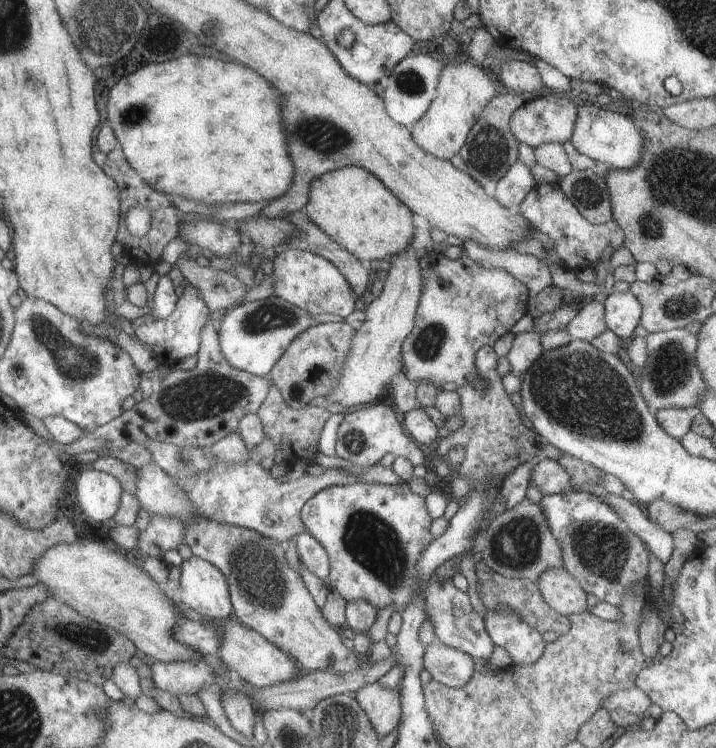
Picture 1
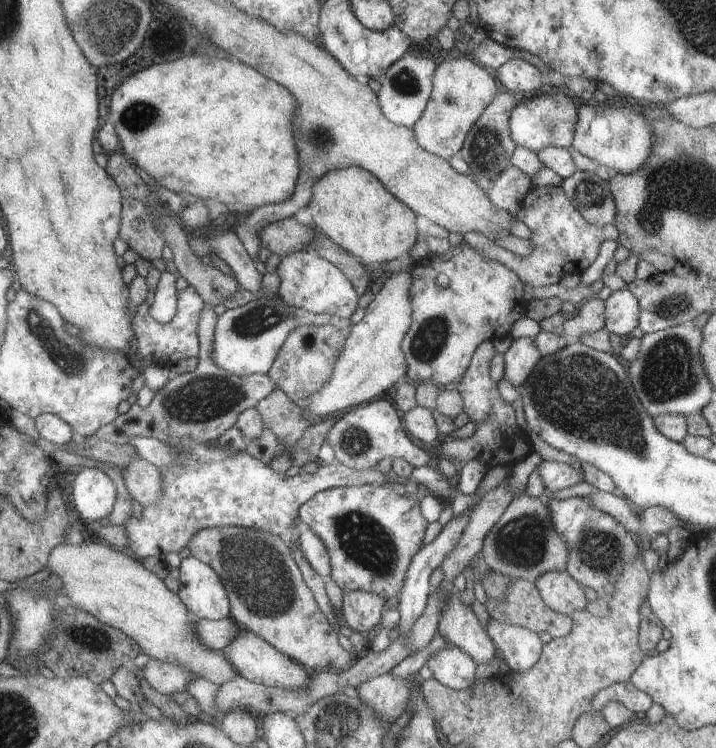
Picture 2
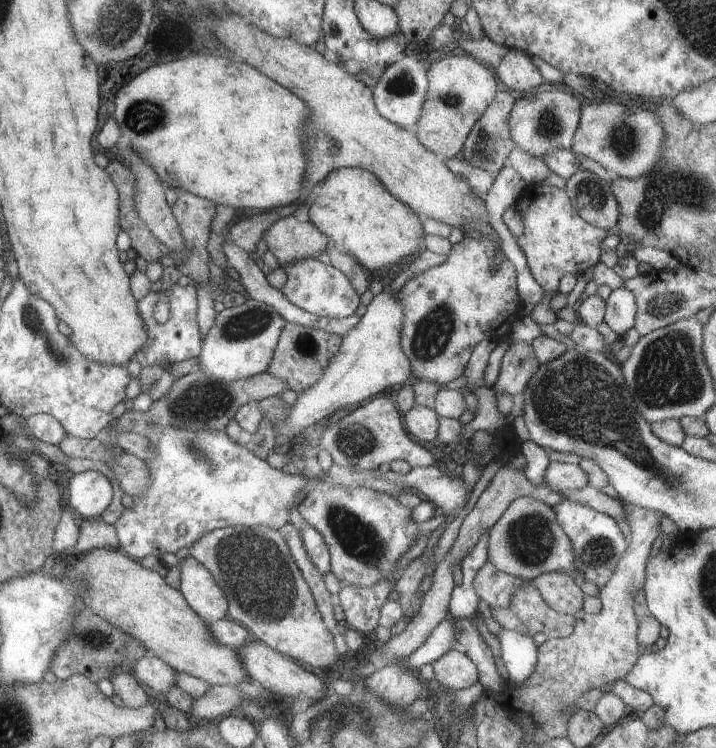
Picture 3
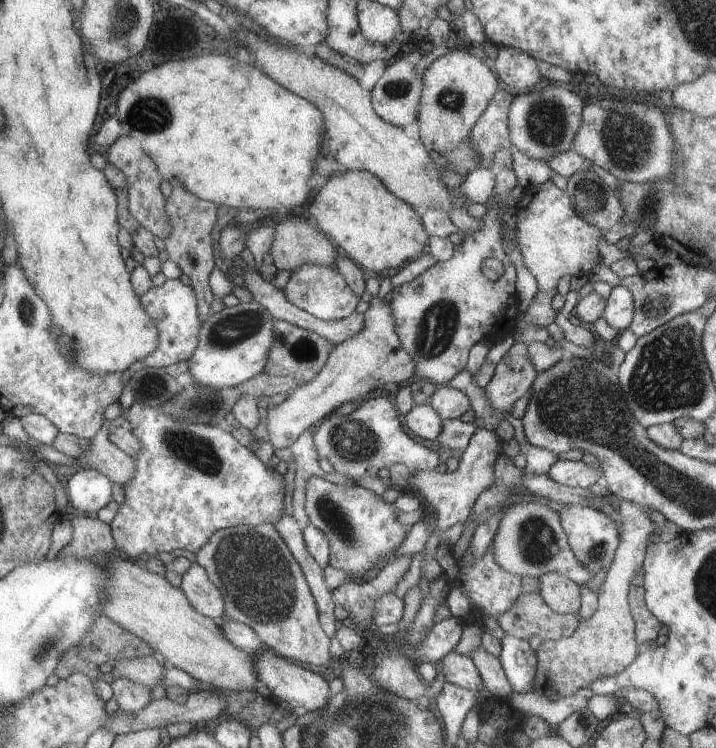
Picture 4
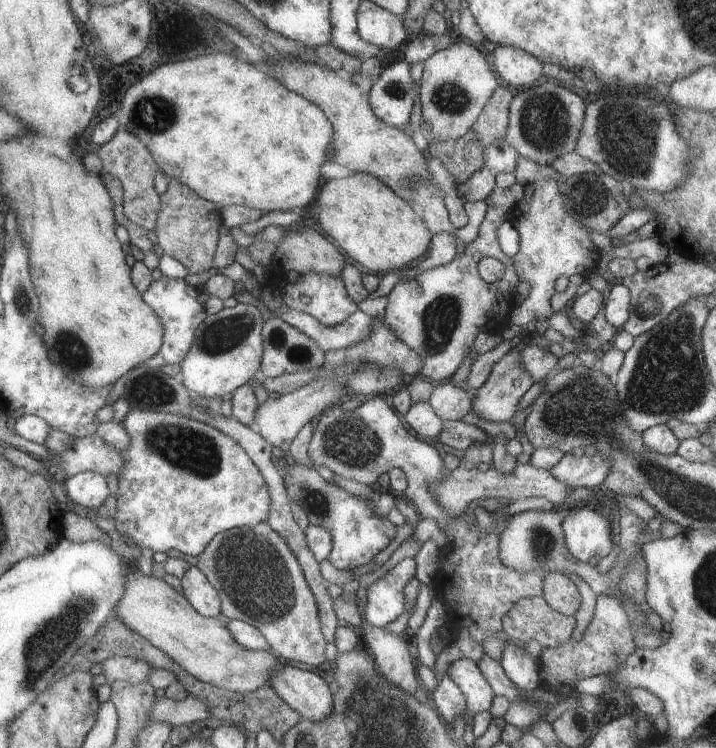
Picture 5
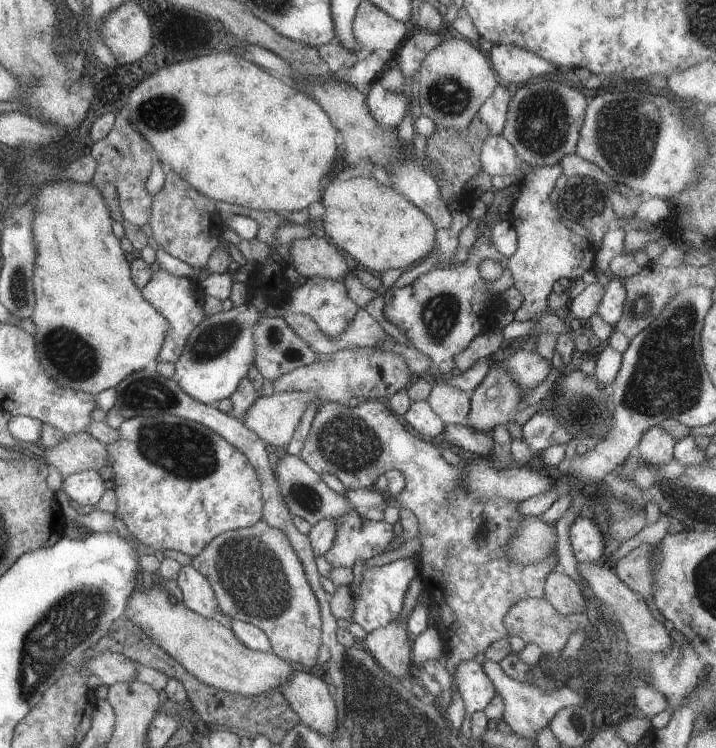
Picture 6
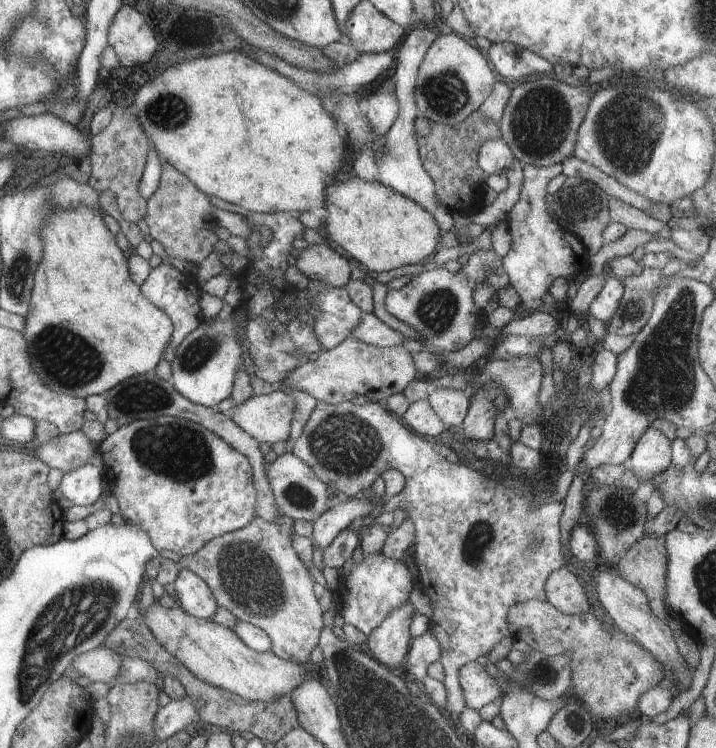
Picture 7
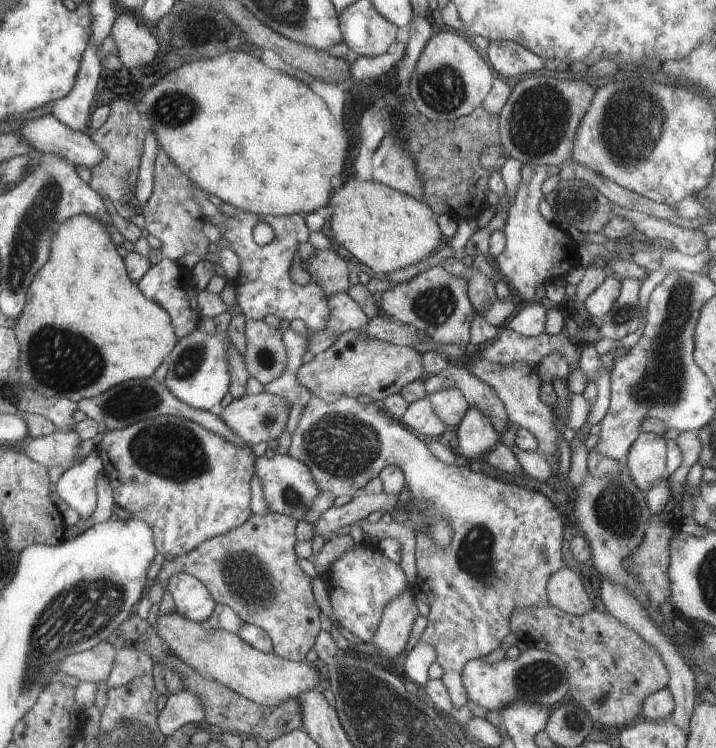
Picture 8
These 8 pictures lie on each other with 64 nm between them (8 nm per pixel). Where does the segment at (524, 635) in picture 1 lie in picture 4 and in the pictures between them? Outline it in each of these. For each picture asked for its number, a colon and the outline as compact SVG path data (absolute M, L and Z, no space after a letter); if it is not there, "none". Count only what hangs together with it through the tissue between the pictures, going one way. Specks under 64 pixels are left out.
2: M489 620L485 630L493 640L497 652L503 654L509 672L525 672L541 658L545 642L539 640L537 632L531 632L523 626L503 624L499 620Z
3: M499 630L499 652L501 652L501 664L507 668L507 682L519 686L535 672L537 664L537 646L533 642L533 636L521 634L515 630Z
4: M503 636L499 662L515 694L529 694L533 690L533 676L537 672L537 654L535 650L529 648L527 640Z

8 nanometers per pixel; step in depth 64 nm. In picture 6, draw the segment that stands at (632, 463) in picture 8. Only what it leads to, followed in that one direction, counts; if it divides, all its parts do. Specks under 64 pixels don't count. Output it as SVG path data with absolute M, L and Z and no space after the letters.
M659 426L647 428L647 432L641 436L637 444L637 458L641 464L649 466L663 466L669 460L673 460L673 446L677 442Z

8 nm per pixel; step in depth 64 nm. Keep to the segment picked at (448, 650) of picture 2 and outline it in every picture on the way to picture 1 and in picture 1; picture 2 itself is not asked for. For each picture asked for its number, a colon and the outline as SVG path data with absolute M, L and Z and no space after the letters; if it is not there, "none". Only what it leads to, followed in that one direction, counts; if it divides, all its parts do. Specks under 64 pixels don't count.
1: M437 644L427 646L423 654L423 670L431 674L433 682L439 682L447 688L461 688L467 684L475 668L475 662L469 654L463 654L455 648Z

